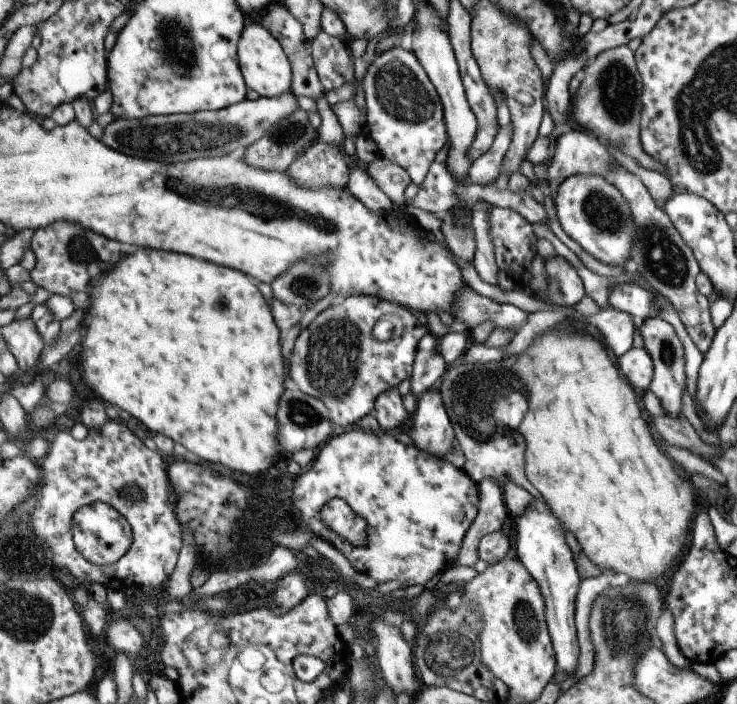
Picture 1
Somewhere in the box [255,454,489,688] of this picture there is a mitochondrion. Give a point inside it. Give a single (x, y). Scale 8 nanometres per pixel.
(449, 651)

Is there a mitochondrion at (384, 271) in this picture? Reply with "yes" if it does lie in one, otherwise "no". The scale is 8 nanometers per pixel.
no

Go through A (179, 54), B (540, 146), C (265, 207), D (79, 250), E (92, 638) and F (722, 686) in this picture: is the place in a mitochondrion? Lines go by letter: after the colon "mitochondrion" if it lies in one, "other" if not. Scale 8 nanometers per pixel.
A: mitochondrion
B: other
C: mitochondrion
D: mitochondrion
E: other
F: other

